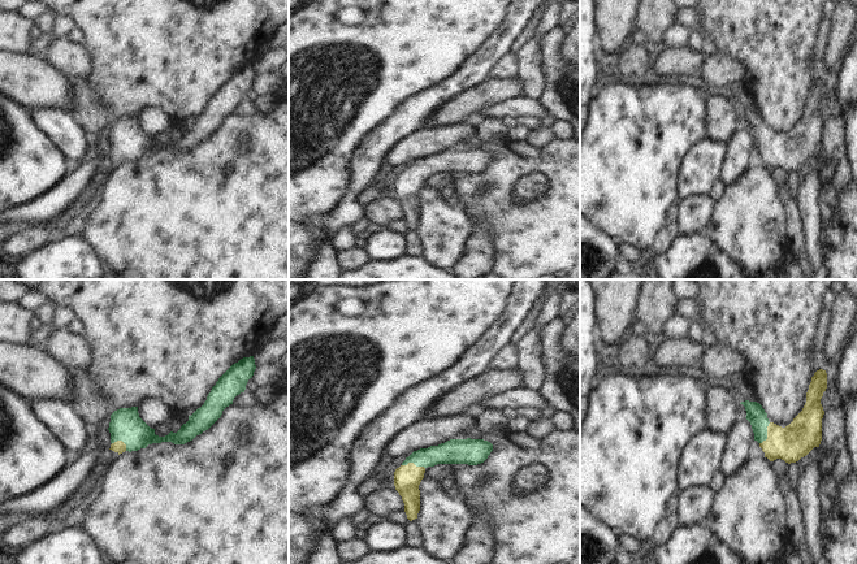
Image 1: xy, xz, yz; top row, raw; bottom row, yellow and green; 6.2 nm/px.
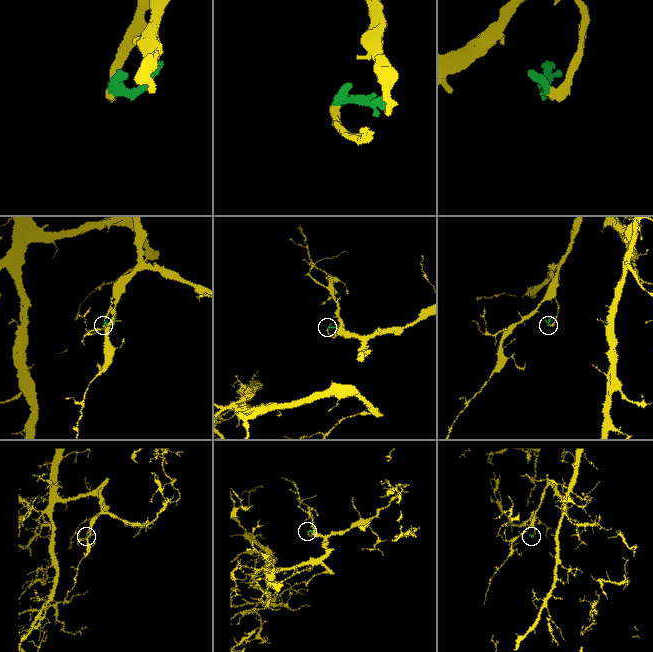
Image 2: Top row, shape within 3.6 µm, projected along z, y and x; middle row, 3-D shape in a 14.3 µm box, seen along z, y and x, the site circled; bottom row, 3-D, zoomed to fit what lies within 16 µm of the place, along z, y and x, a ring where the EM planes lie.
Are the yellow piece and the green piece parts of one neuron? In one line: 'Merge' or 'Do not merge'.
Merge.

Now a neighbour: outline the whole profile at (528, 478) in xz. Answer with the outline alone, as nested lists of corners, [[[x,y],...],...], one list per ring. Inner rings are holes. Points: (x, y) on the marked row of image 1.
[[[538,465],[521,468],[512,481],[512,489],[518,494],[528,494],[544,485],[546,470]]]

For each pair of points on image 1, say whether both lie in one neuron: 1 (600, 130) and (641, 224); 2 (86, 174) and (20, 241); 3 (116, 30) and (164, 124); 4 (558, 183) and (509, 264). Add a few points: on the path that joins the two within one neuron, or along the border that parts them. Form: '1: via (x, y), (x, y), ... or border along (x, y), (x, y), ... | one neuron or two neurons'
1: via (623, 153), (624, 186), (628, 200) | one neuron
2: border along (33, 224), (43, 226) | two neurons
3: border along (137, 115), (147, 108), (159, 108), (173, 122) | two neurons
4: via (558, 203), (558, 215), (528, 244) | one neuron

